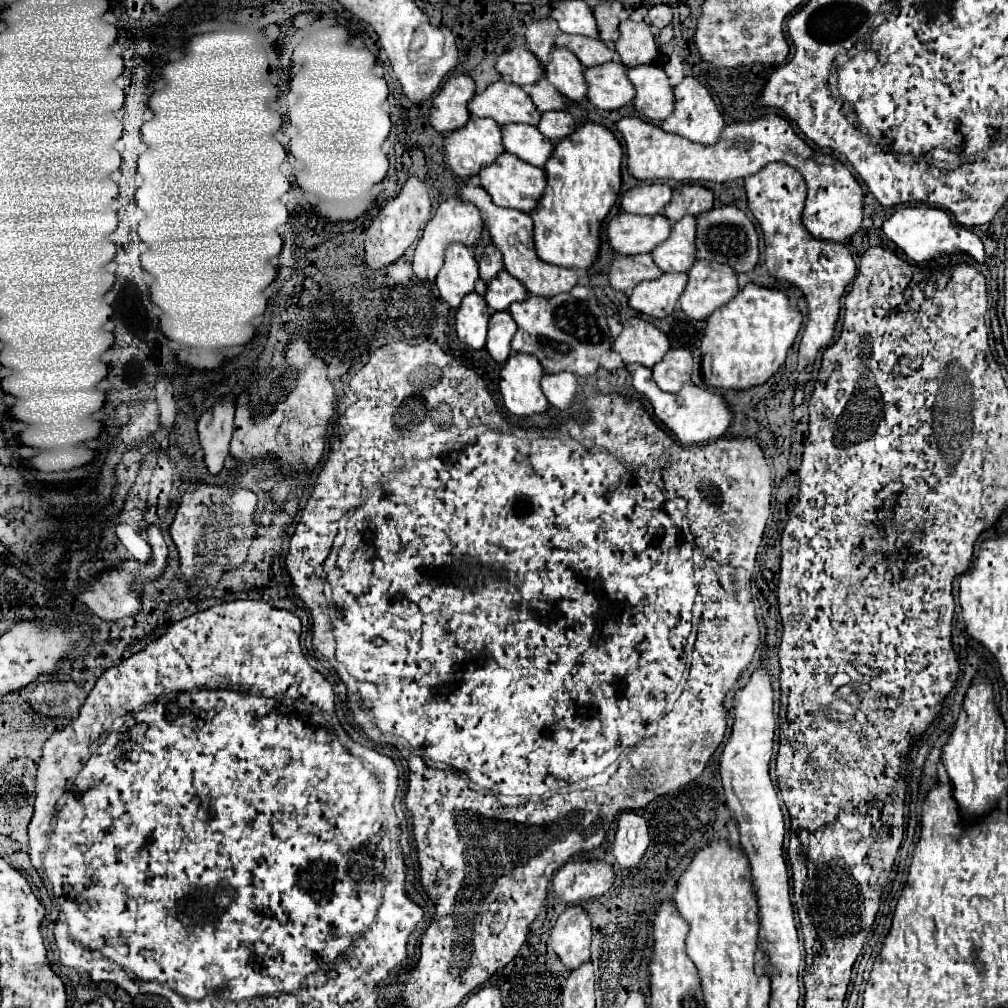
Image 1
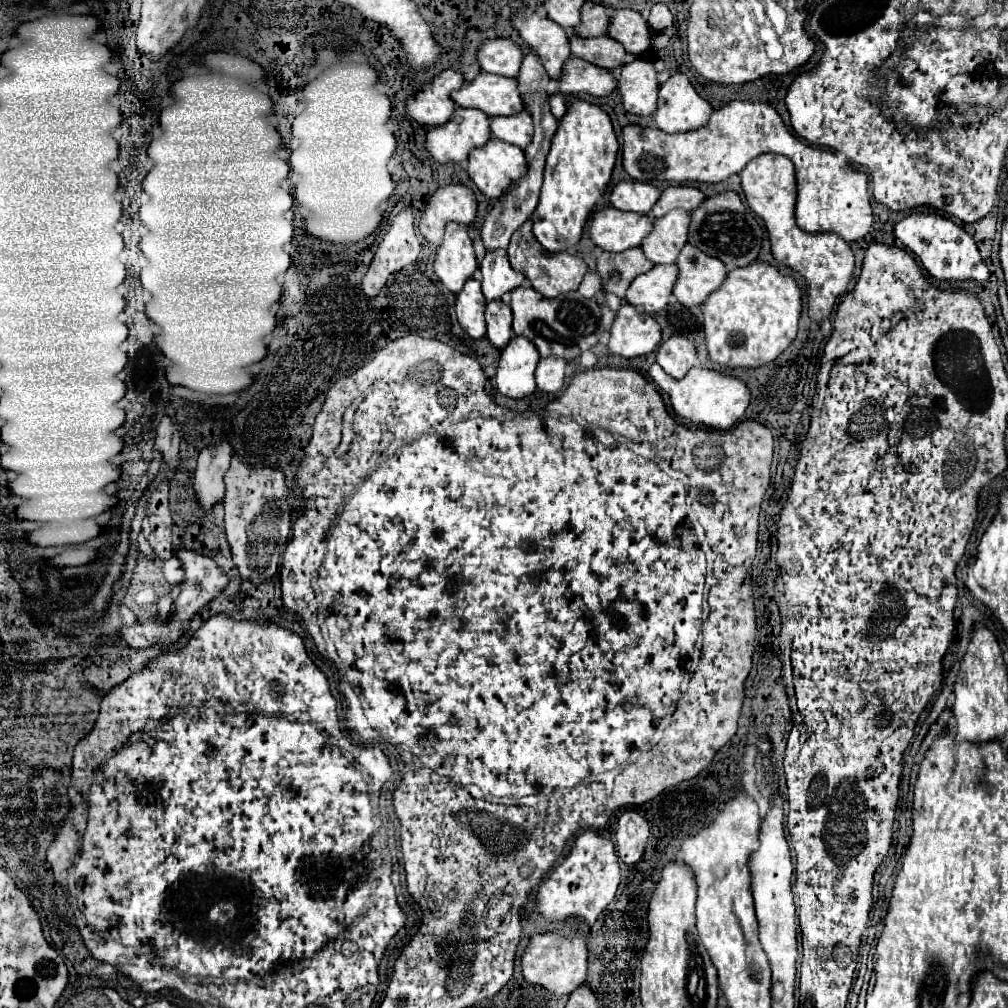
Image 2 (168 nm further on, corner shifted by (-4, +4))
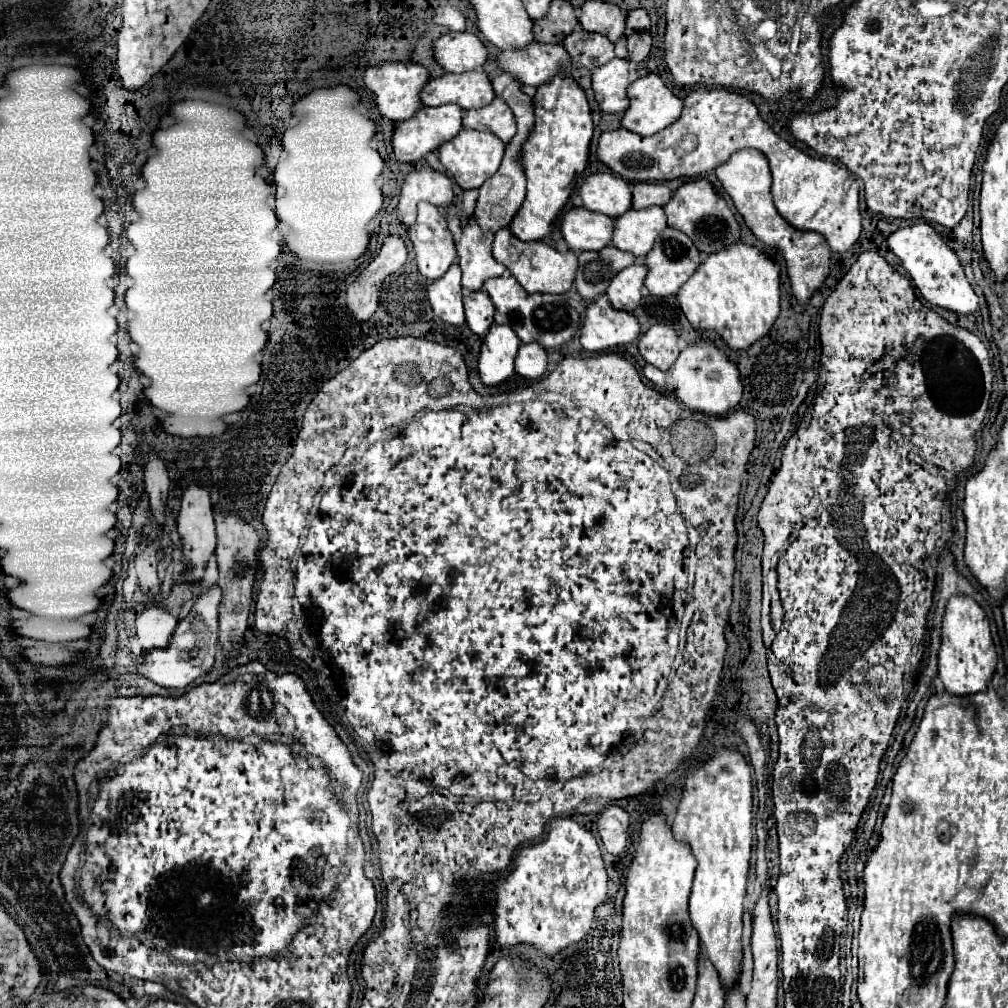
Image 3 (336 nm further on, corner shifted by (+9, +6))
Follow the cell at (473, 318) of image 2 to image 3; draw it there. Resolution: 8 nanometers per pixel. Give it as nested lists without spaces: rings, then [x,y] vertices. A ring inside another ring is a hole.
[[[452,264],[450,270],[428,286],[428,298],[434,314],[454,326],[462,326],[464,320],[464,302],[462,302],[462,286],[460,286],[460,266]]]

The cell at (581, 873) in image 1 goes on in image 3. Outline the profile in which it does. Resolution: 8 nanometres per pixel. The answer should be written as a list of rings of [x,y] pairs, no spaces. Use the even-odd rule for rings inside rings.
[[[570,818],[552,820],[546,840],[534,846],[524,846],[512,864],[512,872],[496,884],[498,944],[512,948],[514,944],[526,942],[526,944],[534,944],[542,954],[554,956],[568,944],[580,942],[590,930],[596,906],[606,898],[606,882],[608,876],[594,834]]]

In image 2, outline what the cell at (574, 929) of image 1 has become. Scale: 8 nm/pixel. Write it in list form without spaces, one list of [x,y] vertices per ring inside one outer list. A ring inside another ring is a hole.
[[[539,934],[533,936],[521,954],[521,972],[529,986],[541,986],[553,998],[569,996],[577,986],[583,984],[587,974],[587,942],[581,934],[559,936],[559,934]]]

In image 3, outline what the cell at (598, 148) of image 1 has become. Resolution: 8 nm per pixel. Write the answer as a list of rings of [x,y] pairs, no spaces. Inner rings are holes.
[[[556,76],[552,82],[540,86],[538,96],[534,98],[534,112],[536,112],[536,124],[534,124],[534,130],[532,130],[528,142],[524,144],[524,152],[522,152],[522,164],[524,164],[524,172],[528,178],[528,186],[526,186],[528,192],[526,192],[524,204],[514,214],[512,224],[510,224],[510,232],[524,242],[544,240],[552,234],[556,216],[562,212],[562,208],[570,200],[572,190],[582,180],[582,174],[588,166],[590,140],[594,134],[594,122],[592,122],[592,112],[590,112],[588,100],[586,100],[582,88],[570,76]]]

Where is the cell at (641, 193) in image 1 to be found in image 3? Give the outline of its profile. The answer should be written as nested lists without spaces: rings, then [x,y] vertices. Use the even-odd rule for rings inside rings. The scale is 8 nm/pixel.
[[[592,174],[588,176],[578,190],[584,206],[588,210],[622,216],[632,208],[632,192],[626,180],[616,174]]]

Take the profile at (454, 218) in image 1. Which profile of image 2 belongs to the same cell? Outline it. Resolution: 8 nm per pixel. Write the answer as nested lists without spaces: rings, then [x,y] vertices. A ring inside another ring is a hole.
[[[463,184],[439,186],[425,202],[425,210],[419,218],[419,232],[431,246],[439,246],[443,228],[455,220],[459,224],[471,224],[477,214],[477,200],[471,188]]]

